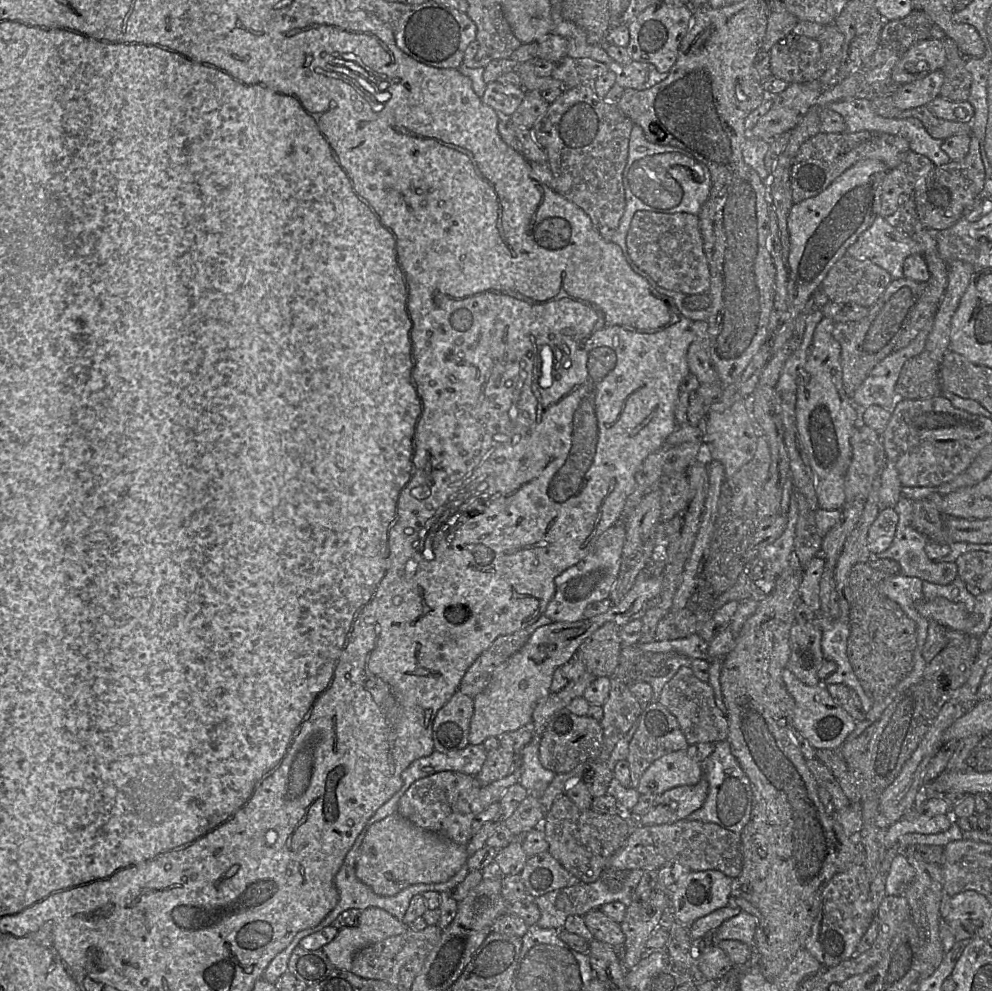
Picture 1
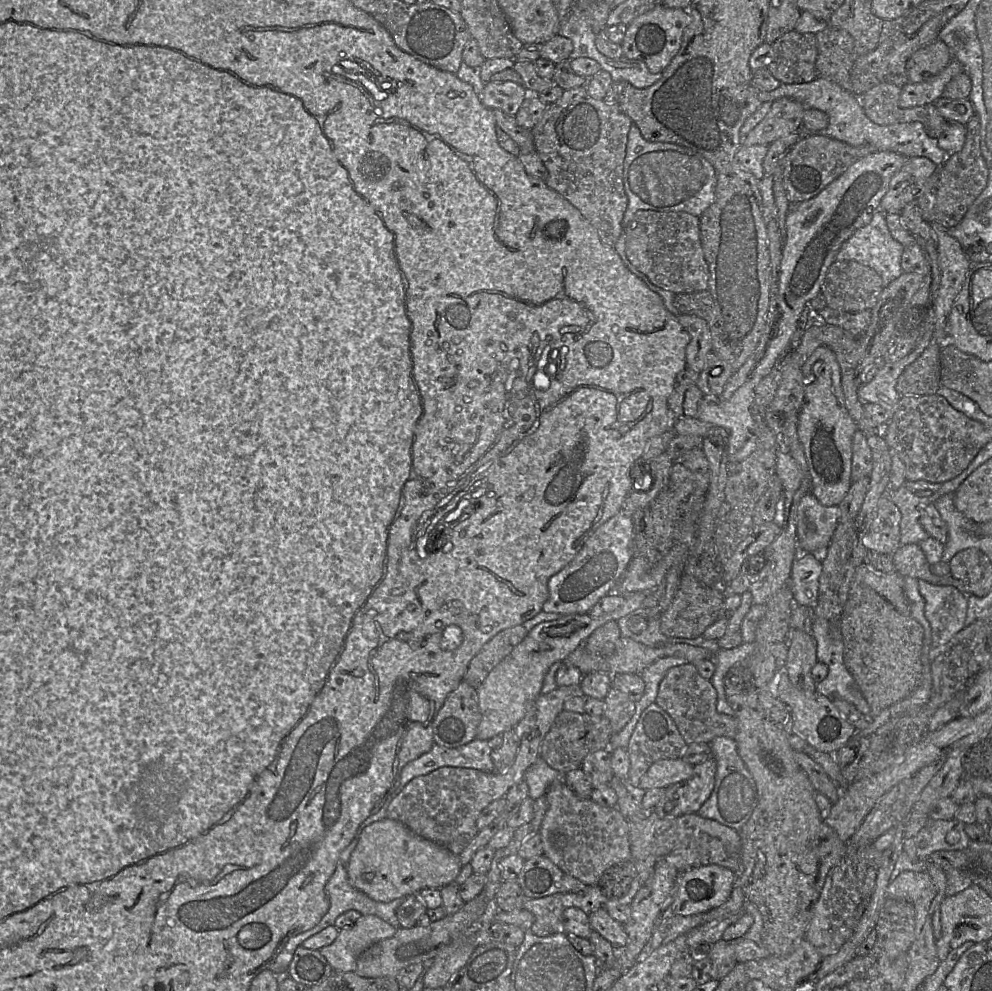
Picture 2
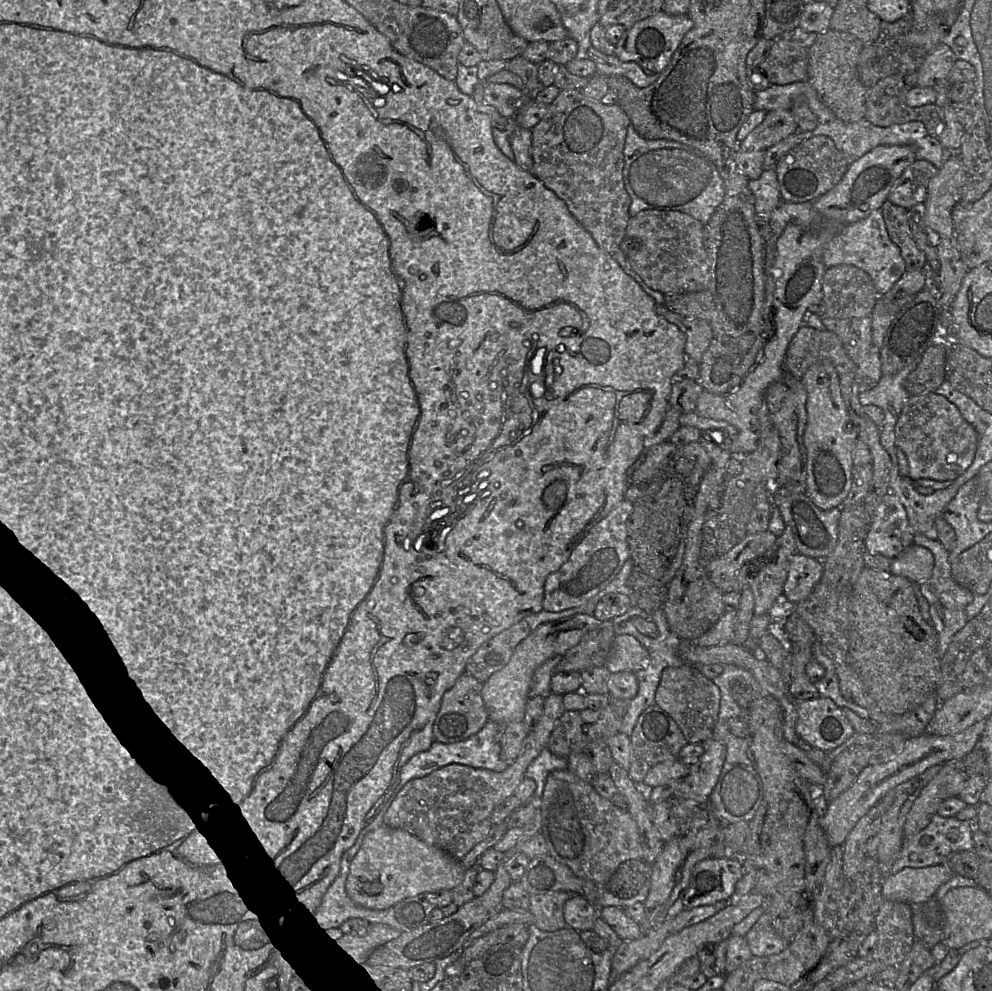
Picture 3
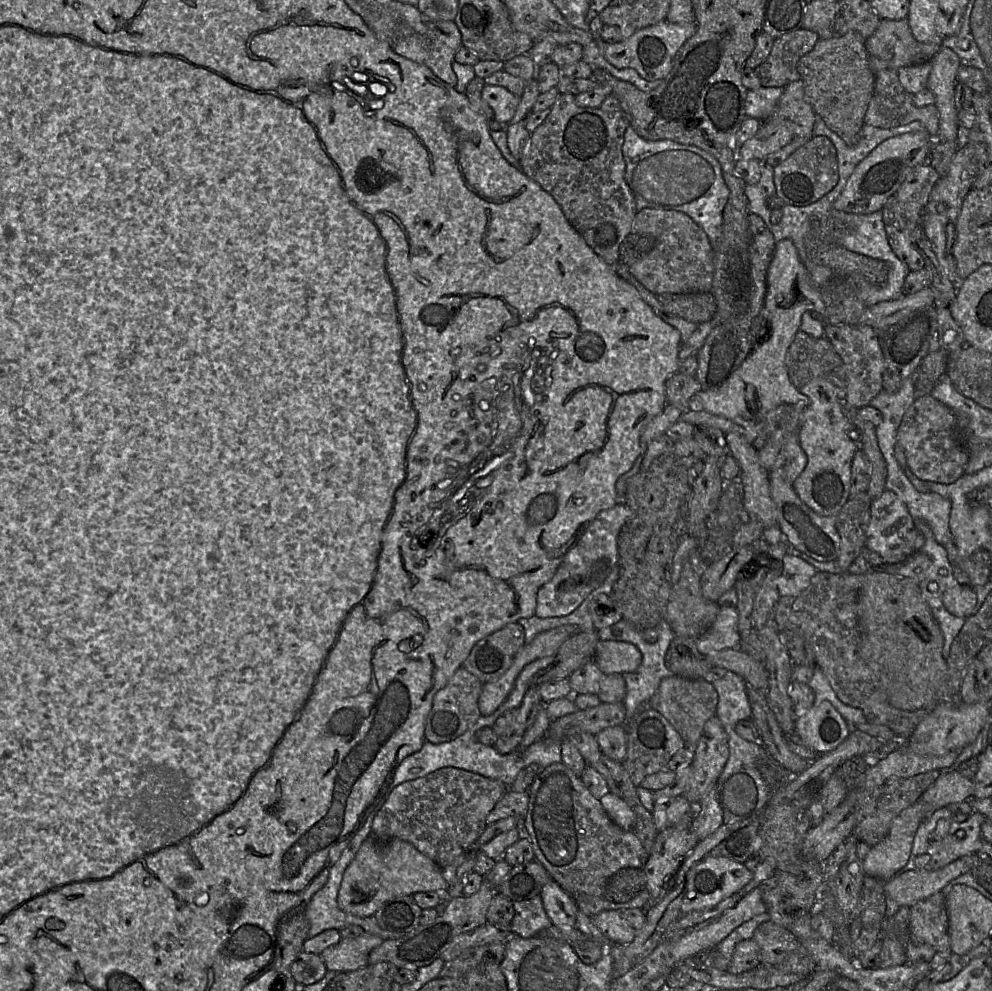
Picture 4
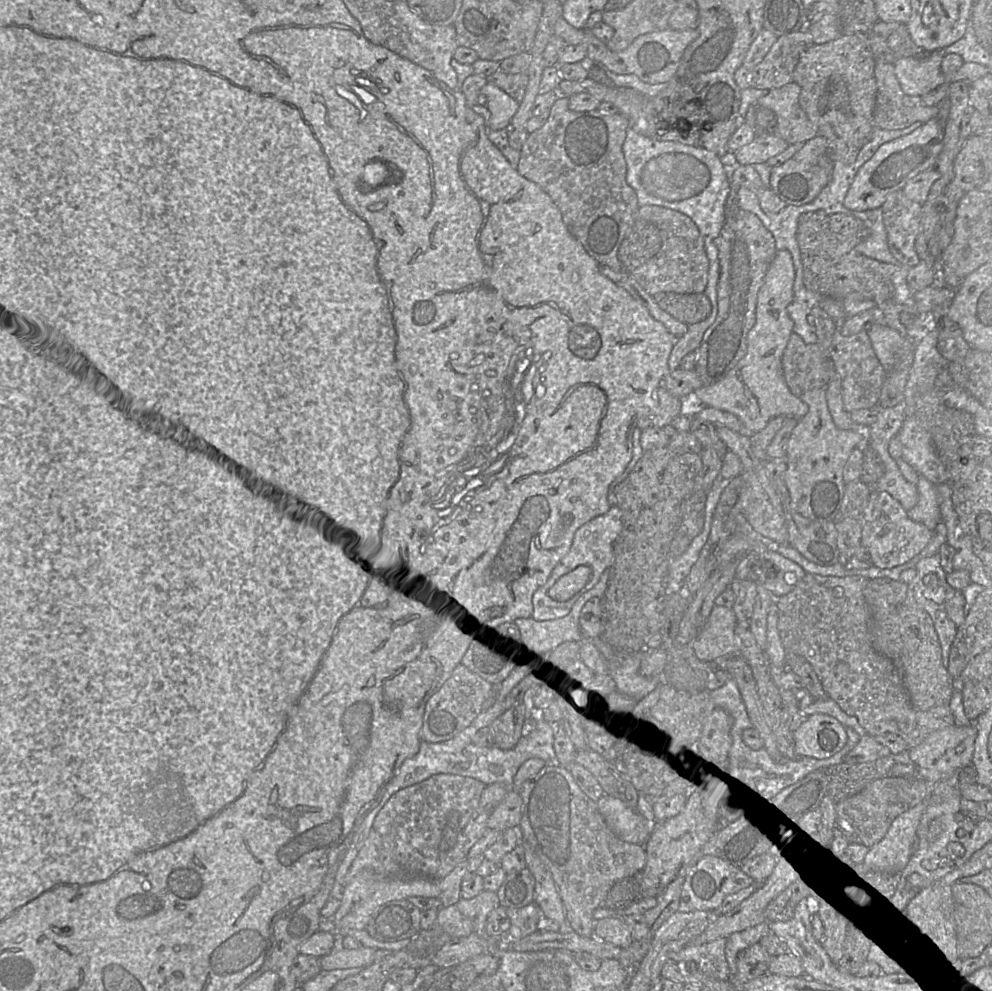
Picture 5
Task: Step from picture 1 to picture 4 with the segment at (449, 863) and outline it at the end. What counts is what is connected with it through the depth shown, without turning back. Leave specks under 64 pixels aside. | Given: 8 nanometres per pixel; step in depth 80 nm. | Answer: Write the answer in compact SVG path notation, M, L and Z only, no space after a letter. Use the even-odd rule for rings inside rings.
M370 833L344 872L337 900L342 911L370 917L386 902L397 897L412 896L417 892L446 893L447 888L442 868L410 842L397 838L379 842Z

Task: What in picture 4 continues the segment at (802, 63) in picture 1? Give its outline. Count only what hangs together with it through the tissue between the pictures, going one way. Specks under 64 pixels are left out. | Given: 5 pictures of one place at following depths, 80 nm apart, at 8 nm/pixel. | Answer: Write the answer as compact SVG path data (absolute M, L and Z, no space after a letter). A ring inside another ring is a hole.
M798 29L774 40L767 59L755 70L762 87L782 87L800 80L799 60L819 41L816 32Z

